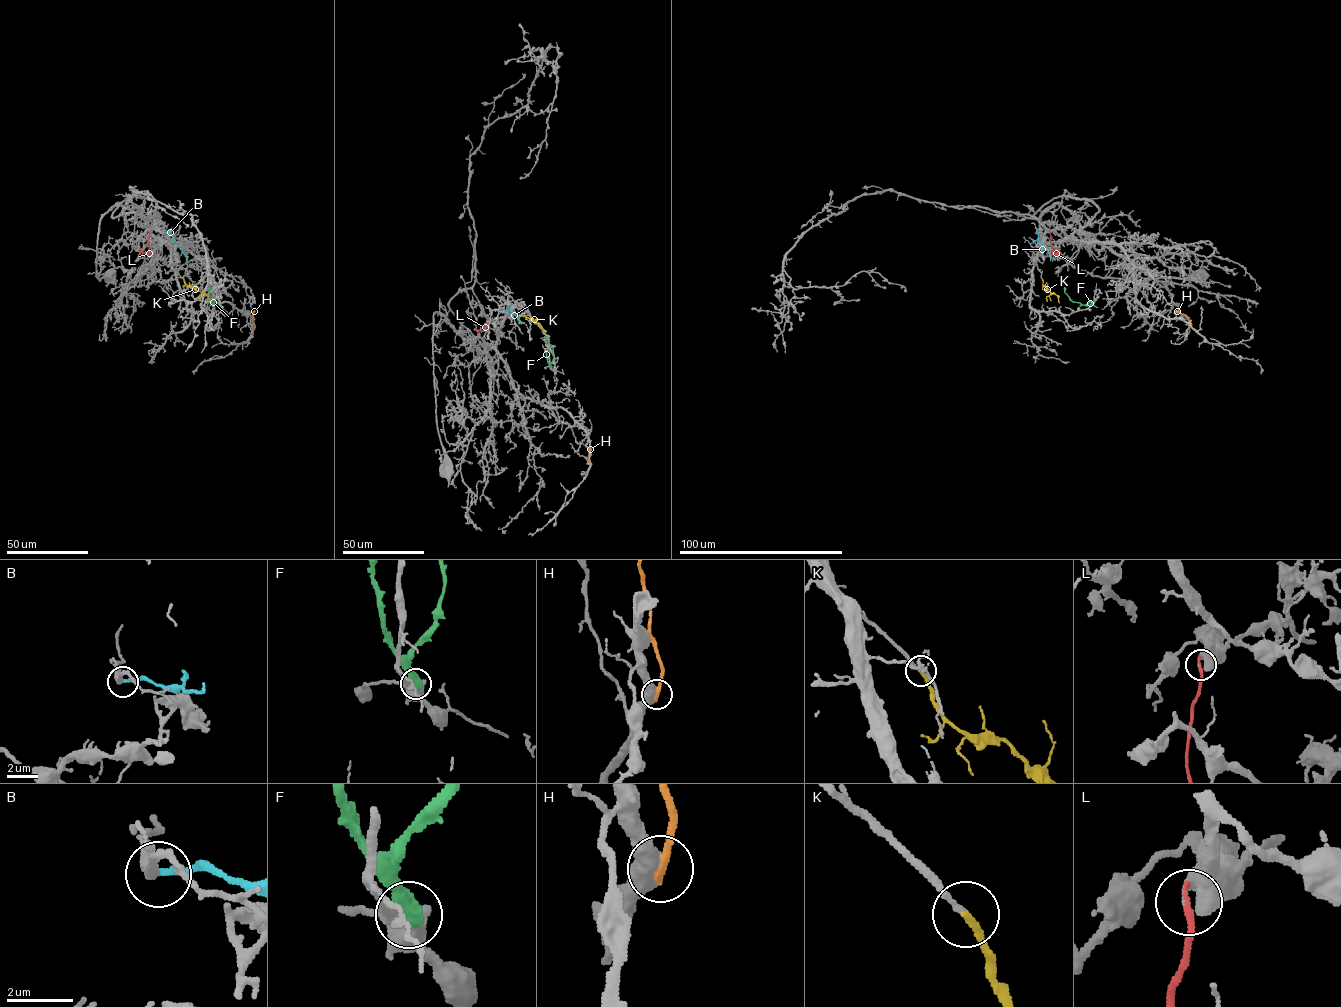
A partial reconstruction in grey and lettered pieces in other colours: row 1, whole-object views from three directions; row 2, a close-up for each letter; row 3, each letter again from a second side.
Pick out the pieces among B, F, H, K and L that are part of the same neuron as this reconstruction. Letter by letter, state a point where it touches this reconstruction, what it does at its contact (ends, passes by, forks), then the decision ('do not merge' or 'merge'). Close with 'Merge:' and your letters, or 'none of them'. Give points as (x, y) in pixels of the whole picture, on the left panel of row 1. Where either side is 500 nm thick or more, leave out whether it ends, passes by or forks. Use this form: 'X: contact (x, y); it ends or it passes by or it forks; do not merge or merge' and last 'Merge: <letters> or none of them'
B: contact (164, 229); it ends; do not merge
F: contact (214, 301); do not merge
H: contact (254, 329); do not merge
K: contact (182, 278); it ends; merge
L: contact (149, 232); it ends; merge
Merge: K, L

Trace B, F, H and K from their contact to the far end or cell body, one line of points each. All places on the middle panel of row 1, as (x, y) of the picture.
B: (501, 310), (517, 314), (522, 323)
F: (551, 367), (553, 350), (545, 336)
H: (591, 465), (591, 448)
K: (519, 314), (537, 322), (546, 332)

